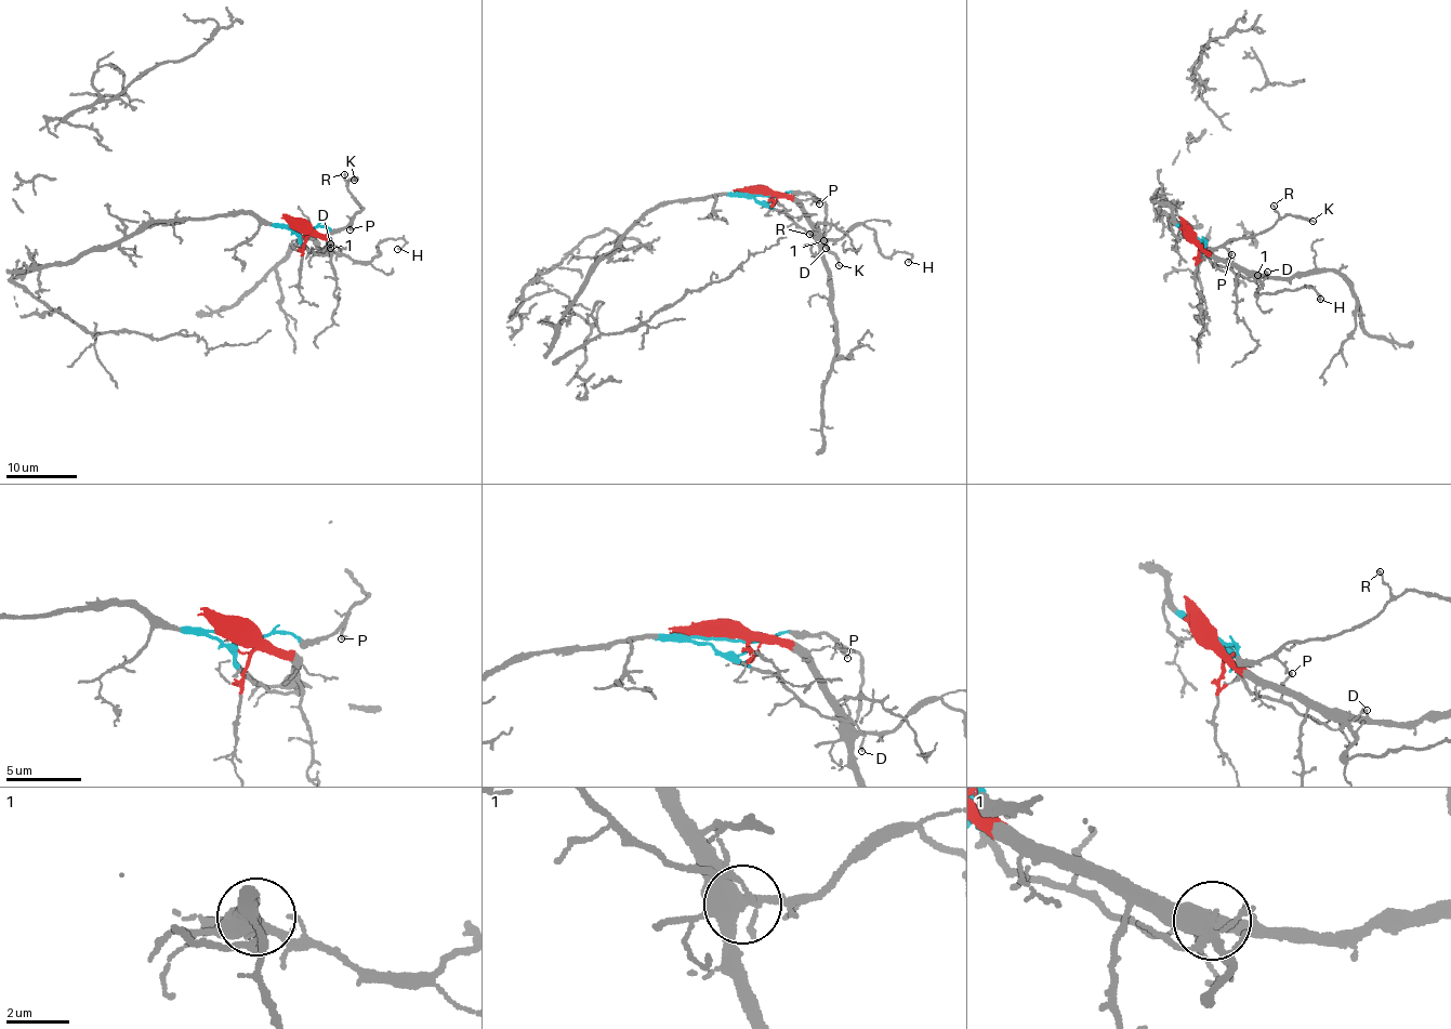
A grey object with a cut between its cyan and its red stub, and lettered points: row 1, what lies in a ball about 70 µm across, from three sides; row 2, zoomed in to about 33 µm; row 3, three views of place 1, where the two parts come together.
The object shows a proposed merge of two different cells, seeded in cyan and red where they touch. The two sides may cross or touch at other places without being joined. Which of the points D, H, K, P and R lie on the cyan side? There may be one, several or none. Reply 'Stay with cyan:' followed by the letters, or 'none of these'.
Stay with cyan: K, P, R

